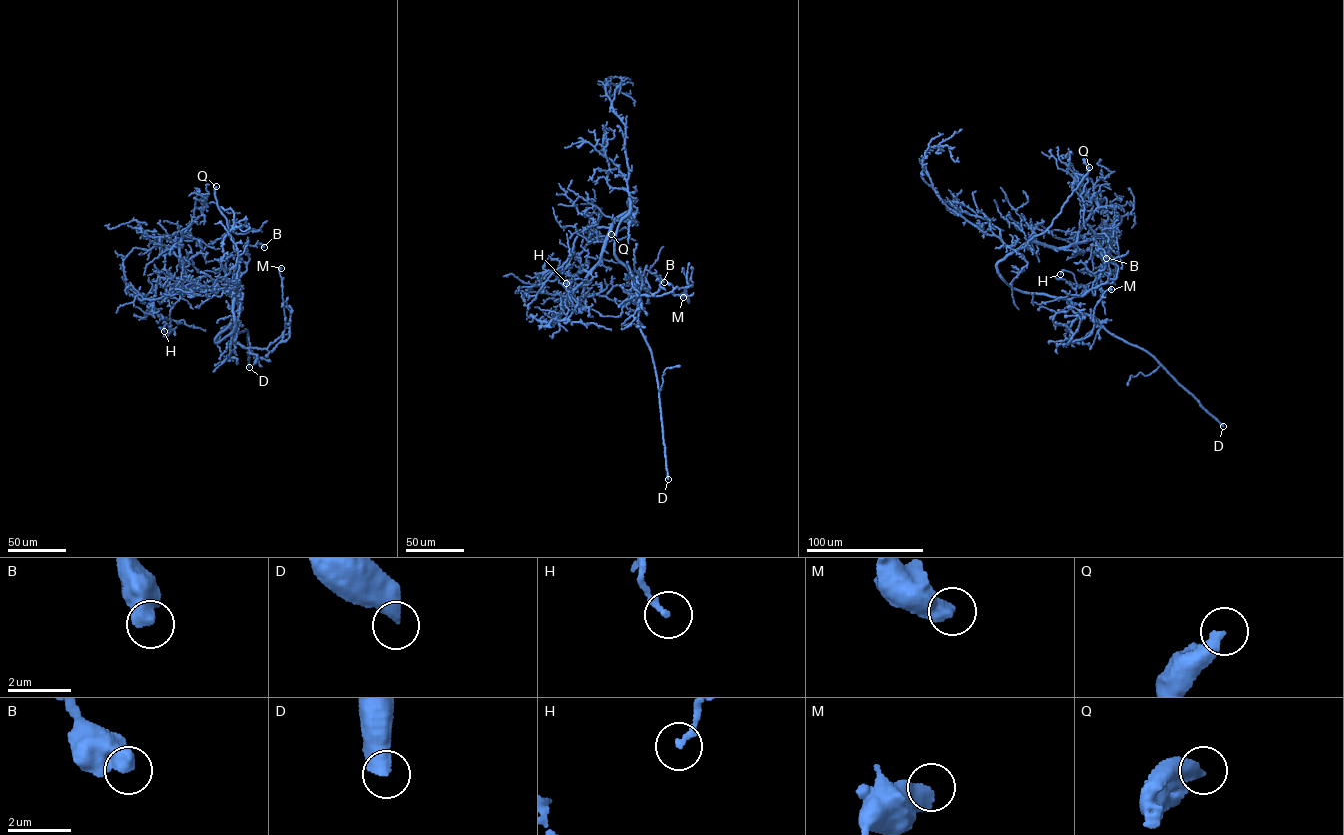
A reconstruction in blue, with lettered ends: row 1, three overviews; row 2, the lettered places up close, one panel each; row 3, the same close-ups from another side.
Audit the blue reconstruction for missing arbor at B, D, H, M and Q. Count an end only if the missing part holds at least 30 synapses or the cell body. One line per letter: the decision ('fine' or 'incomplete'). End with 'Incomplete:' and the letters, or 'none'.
B: fine
D: incomplete
H: fine
M: fine
Q: incomplete
Incomplete: D, Q

